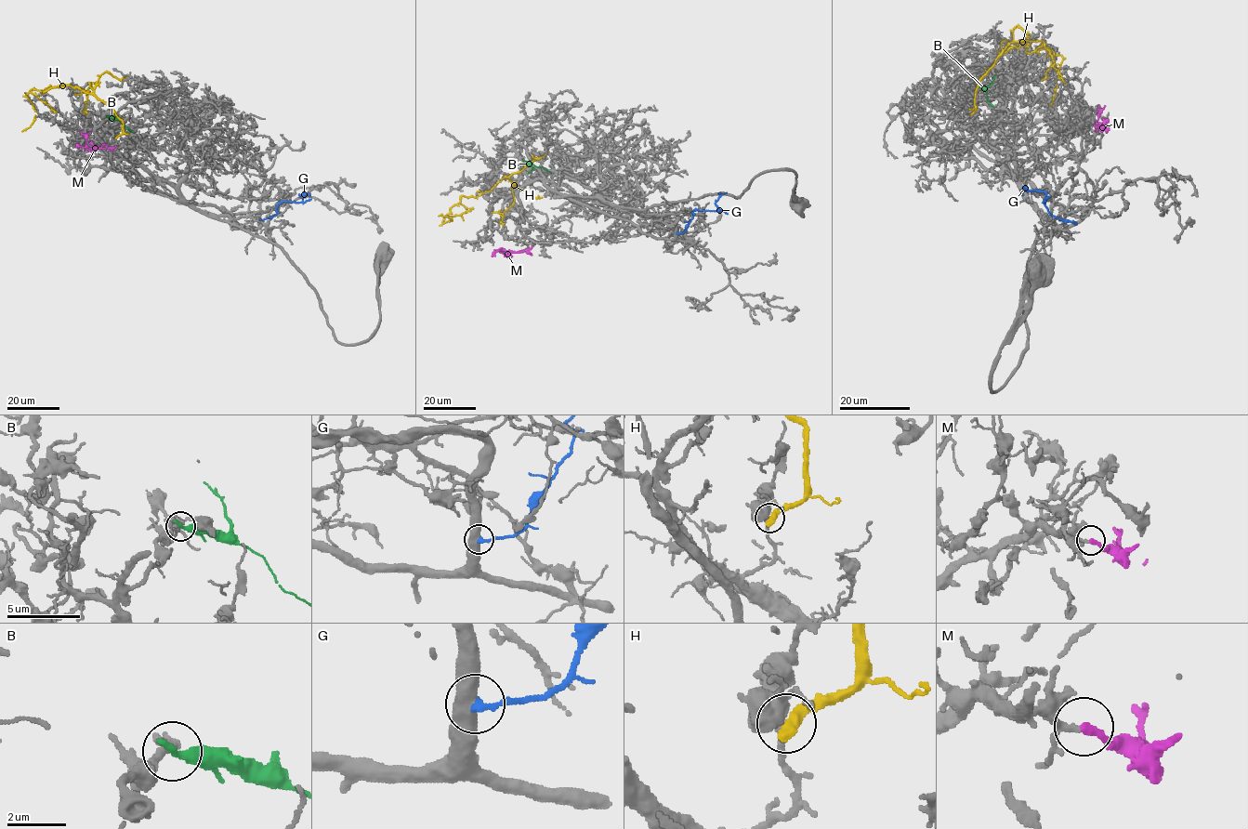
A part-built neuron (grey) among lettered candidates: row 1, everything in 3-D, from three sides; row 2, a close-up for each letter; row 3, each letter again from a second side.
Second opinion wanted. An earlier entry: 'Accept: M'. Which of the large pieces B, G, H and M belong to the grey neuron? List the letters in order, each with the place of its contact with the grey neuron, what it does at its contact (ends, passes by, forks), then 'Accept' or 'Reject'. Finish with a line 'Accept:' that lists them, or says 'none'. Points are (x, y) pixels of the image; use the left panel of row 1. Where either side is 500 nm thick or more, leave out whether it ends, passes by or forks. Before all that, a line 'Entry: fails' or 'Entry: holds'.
Entry: holds
B: Touches grey at (107, 116). It ends there. Reject
G: Touches grey at (260, 219). Reject
H: Touches grey at (116, 137). Reject
M: Touches grey at (115, 146). It ends there. Accept
Accept: M

